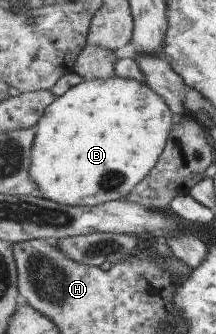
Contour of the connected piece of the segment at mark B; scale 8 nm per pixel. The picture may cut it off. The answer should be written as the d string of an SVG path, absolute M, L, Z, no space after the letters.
M115 75L110 79L93 79L74 86L55 99L35 126L37 134L30 173L38 184L36 195L71 206L95 206L125 199L162 157L173 130L173 113L166 100L139 79Z

